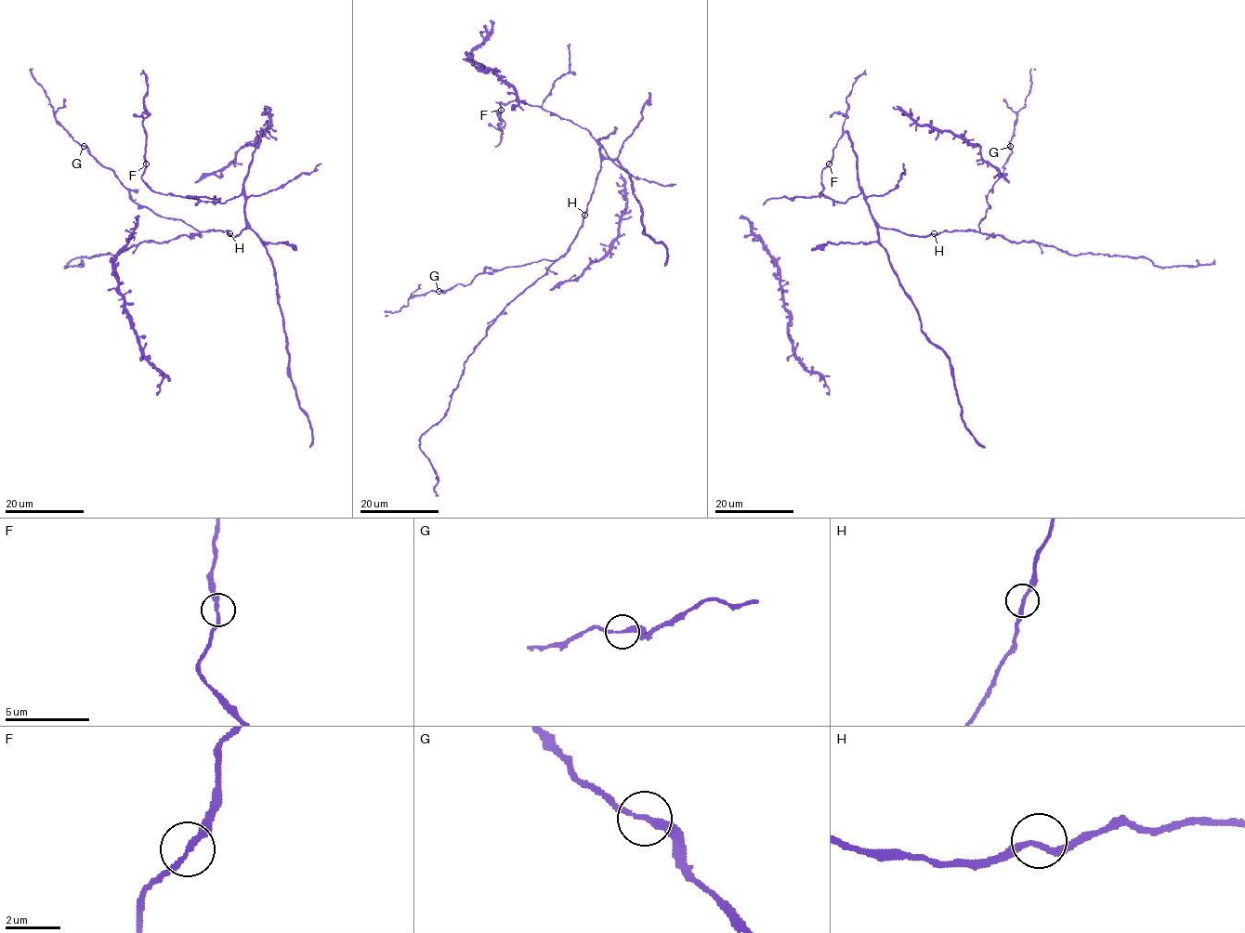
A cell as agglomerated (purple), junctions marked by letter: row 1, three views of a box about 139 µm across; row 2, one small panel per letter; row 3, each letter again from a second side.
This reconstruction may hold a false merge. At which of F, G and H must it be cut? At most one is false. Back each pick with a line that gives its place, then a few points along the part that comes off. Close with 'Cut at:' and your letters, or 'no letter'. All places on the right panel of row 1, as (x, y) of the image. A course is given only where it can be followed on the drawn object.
Cut at: no letter

